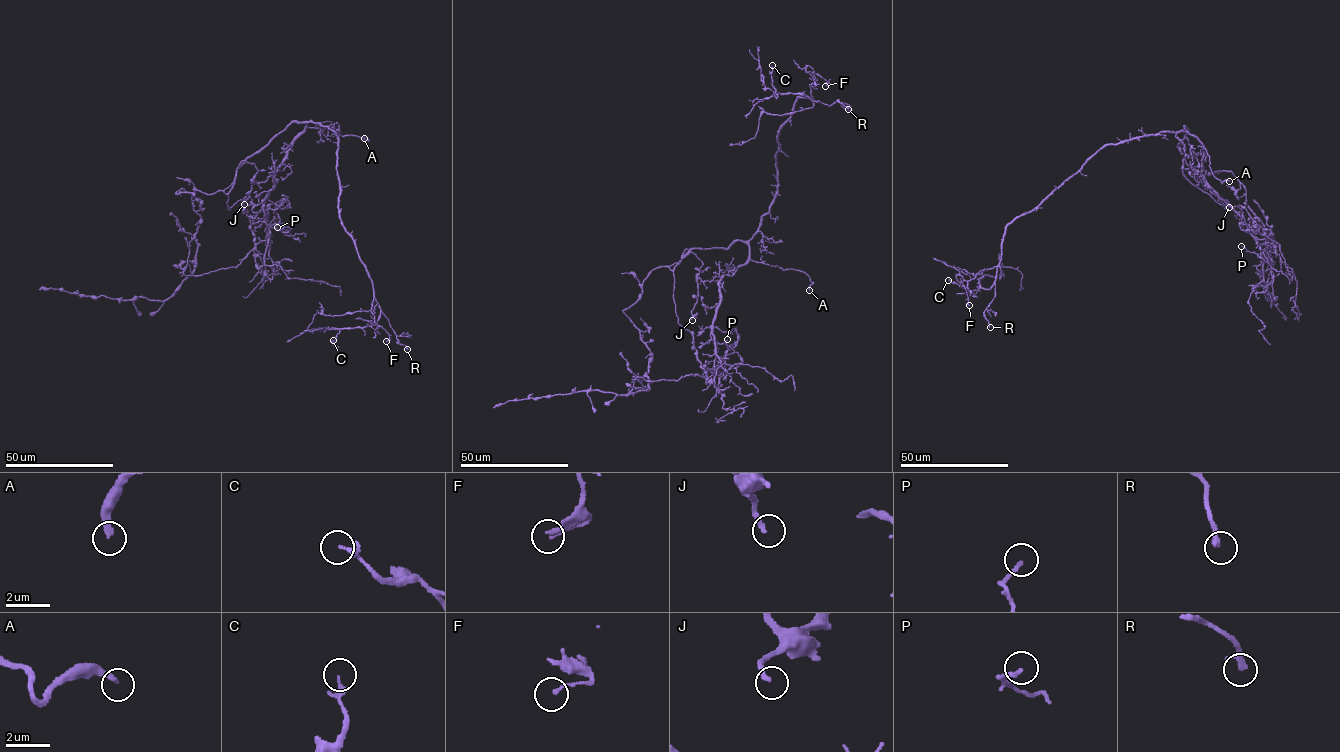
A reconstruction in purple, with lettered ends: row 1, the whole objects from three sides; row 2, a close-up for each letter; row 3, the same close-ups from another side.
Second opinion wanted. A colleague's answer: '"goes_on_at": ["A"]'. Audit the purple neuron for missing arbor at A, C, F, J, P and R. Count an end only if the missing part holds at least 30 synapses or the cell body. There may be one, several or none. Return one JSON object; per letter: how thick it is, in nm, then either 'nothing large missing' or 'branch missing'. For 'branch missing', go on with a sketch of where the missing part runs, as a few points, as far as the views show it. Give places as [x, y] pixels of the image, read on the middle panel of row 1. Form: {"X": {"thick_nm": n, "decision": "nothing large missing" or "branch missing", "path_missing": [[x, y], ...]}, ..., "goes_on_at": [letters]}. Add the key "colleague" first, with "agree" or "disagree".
{"colleague": "agree", "A": {"thick_nm": 280, "decision": "branch missing", "path_missing": [[809, 290], [828, 293], [834, 303], [838, 322], [833, 331], [835, 350], [847, 362], [847, 371]]}, "C": {"thick_nm": 140, "decision": "nothing large missing"}, "F": {"thick_nm": 120, "decision": "nothing large missing"}, "J": {"thick_nm": 200, "decision": "nothing large missing"}, "P": {"thick_nm": 180, "decision": "nothing large missing"}, "R": {"thick_nm": 280, "decision": "nothing large missing"}, "goes_on_at": ["A"]}

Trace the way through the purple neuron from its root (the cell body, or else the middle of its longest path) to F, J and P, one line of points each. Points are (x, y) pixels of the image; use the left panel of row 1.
F: (268, 144), (293, 122), (337, 134), (339, 217), (371, 280), (368, 321), (386, 341)
J: (268, 144), (246, 161), (254, 164), (258, 171), (244, 204)
P: (268, 144), (246, 161), (258, 171), (254, 182), (275, 171), (264, 204), (266, 224), (291, 229), (277, 227)

